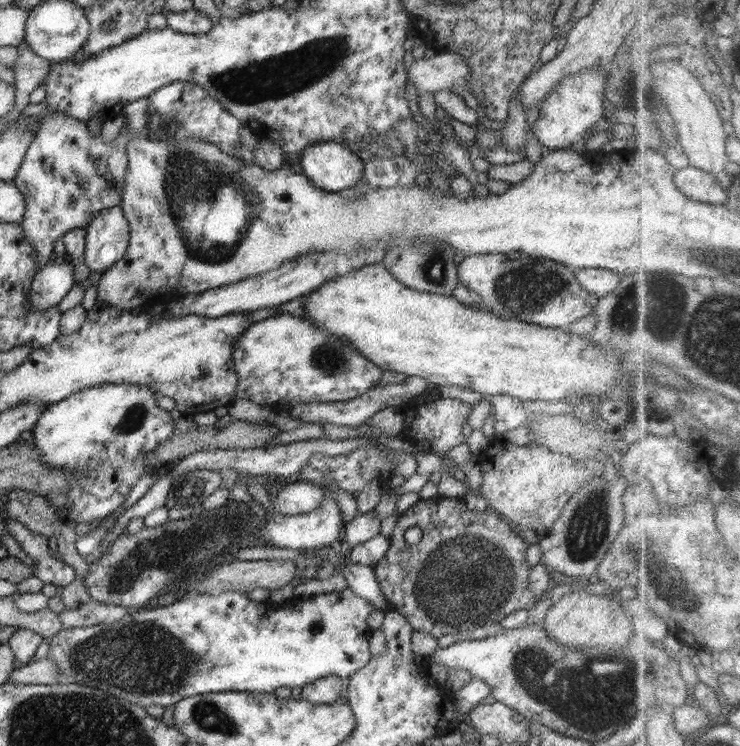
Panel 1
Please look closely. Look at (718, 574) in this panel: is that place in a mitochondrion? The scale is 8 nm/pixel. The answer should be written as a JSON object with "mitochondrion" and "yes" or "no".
{"mitochondrion":"no"}

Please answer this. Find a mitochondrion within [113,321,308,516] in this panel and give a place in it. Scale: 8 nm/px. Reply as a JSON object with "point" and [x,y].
{"point":[135,416]}

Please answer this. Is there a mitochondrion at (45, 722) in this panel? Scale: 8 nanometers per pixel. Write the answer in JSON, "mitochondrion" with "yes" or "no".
{"mitochondrion":"yes"}

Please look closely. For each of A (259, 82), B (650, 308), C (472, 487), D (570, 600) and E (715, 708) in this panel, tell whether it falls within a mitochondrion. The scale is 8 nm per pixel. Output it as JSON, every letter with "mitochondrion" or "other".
{"A":"mitochondrion","B":"mitochondrion","C":"other","D":"other","E":"other"}

